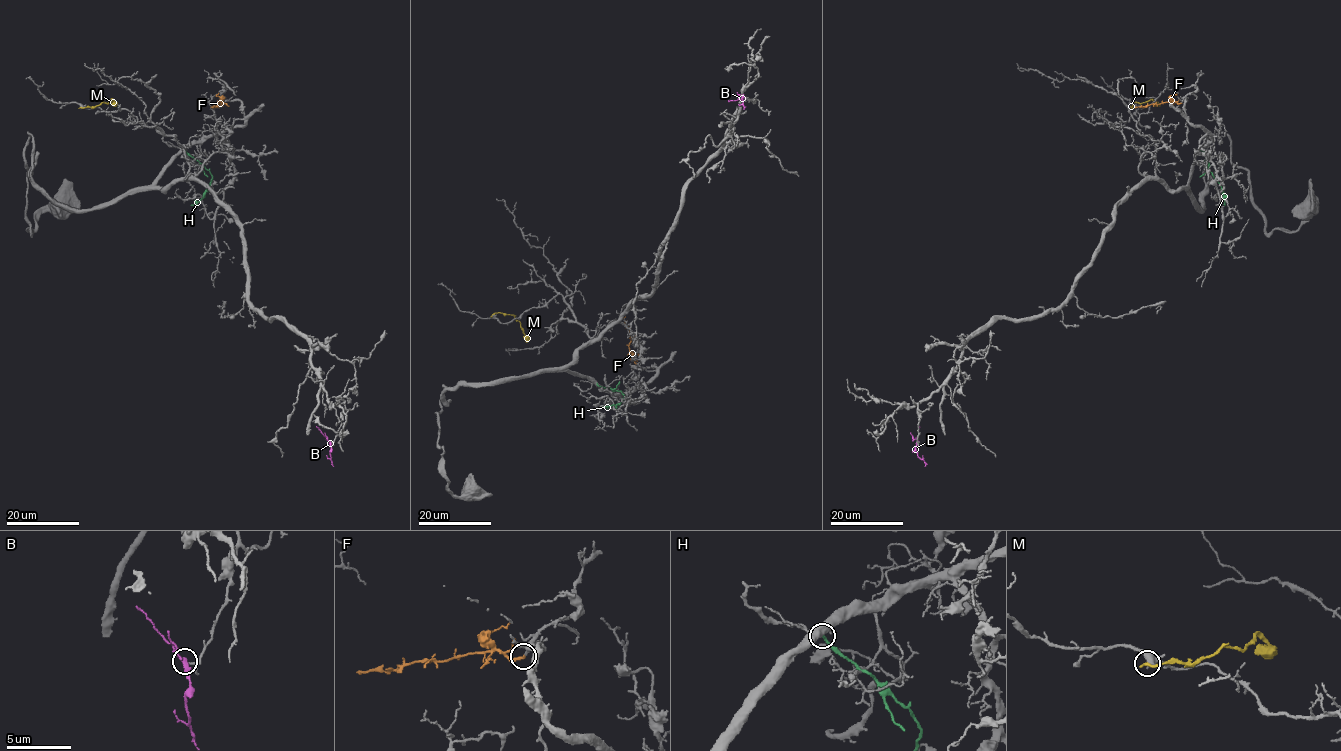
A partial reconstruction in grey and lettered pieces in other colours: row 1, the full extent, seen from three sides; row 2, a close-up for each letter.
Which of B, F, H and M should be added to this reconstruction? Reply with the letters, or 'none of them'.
B, F

